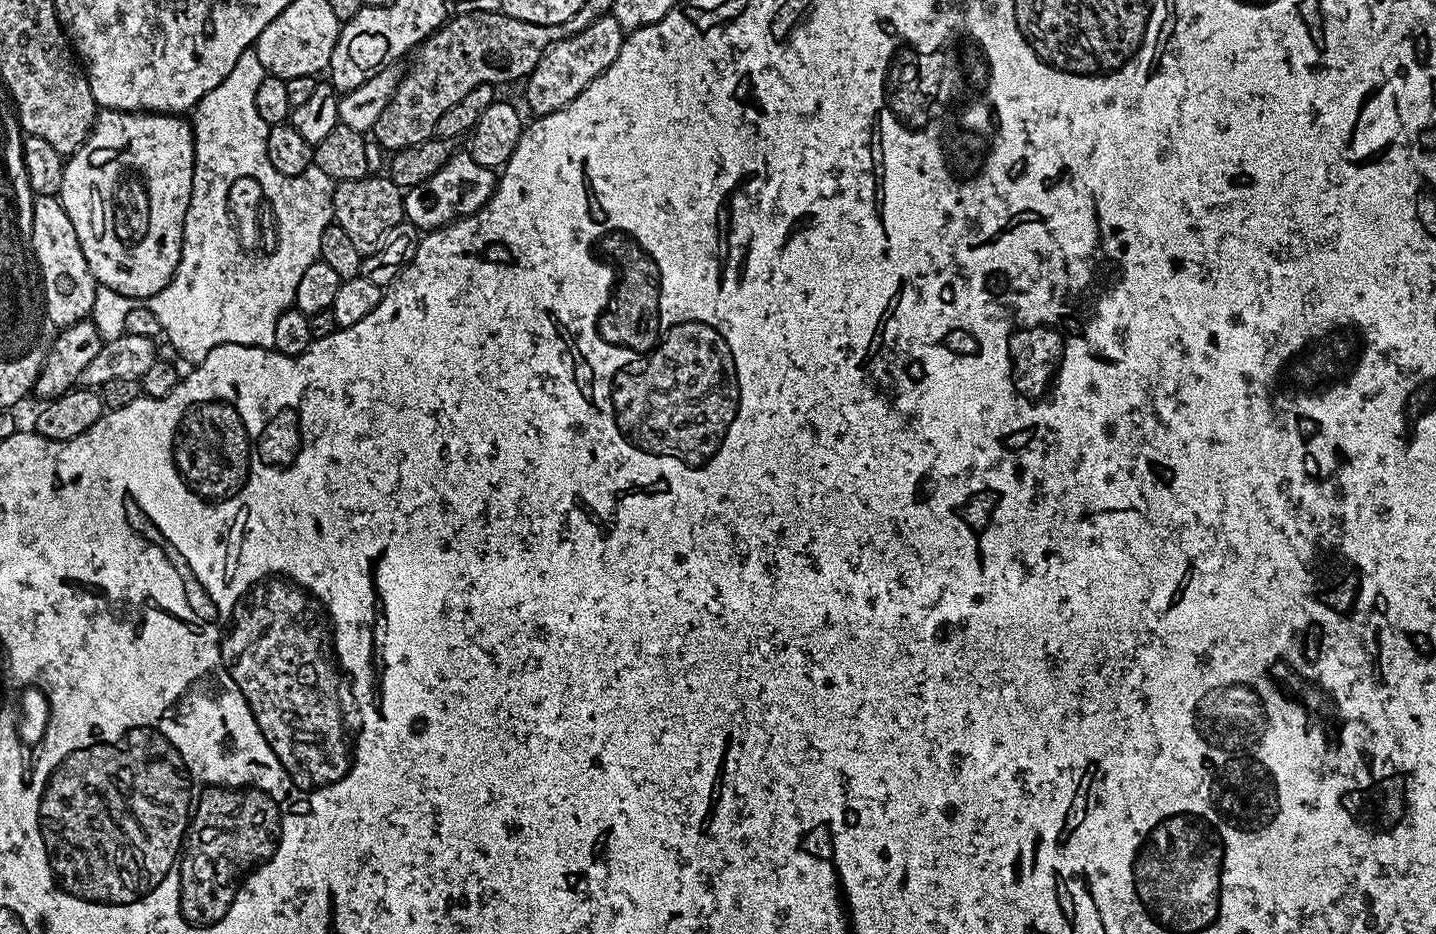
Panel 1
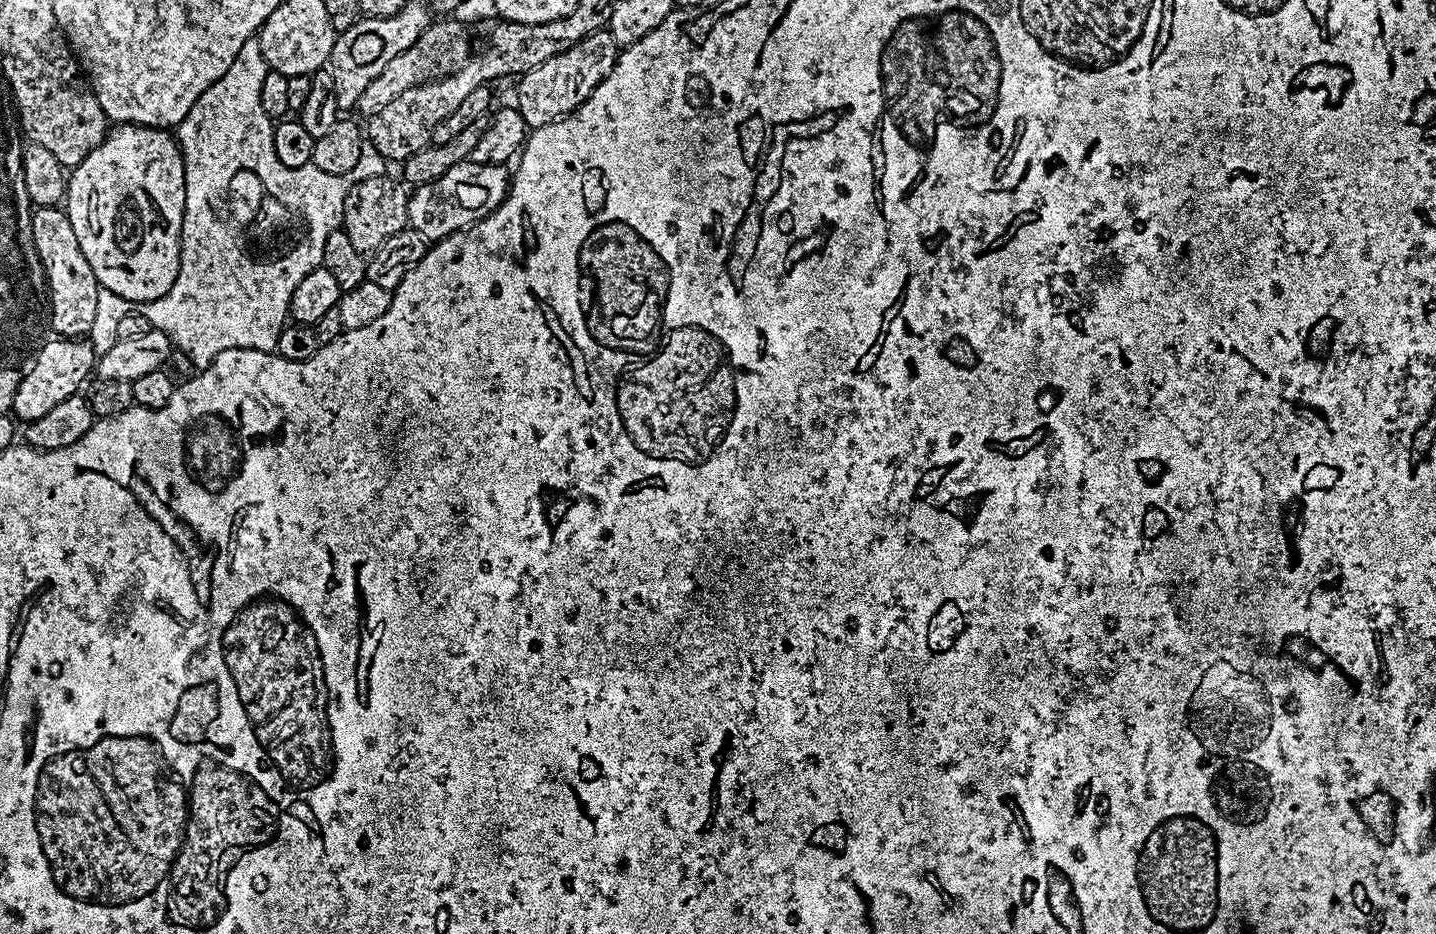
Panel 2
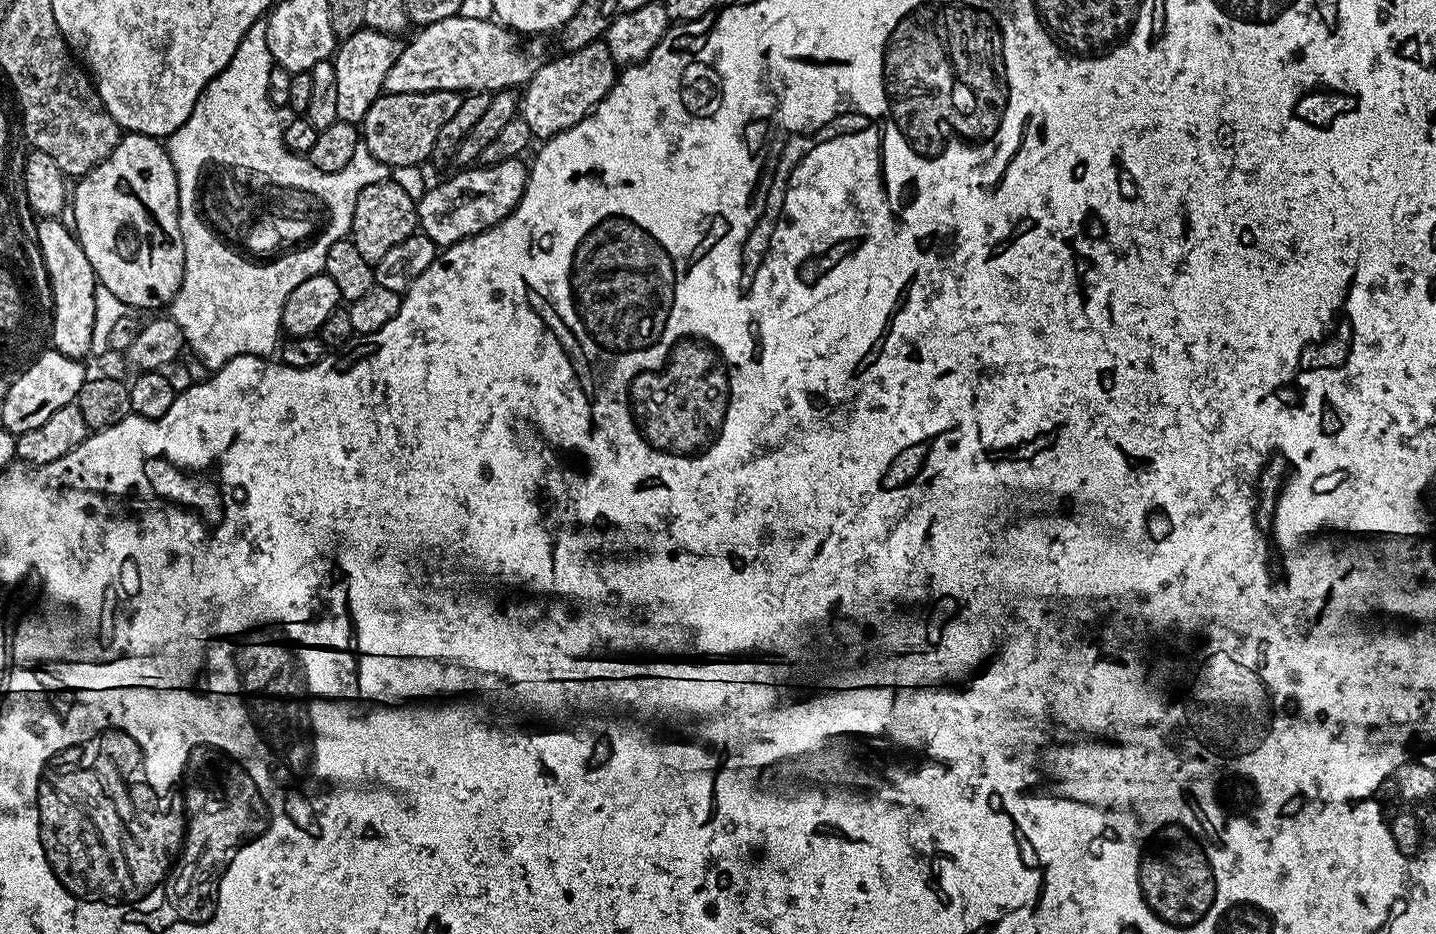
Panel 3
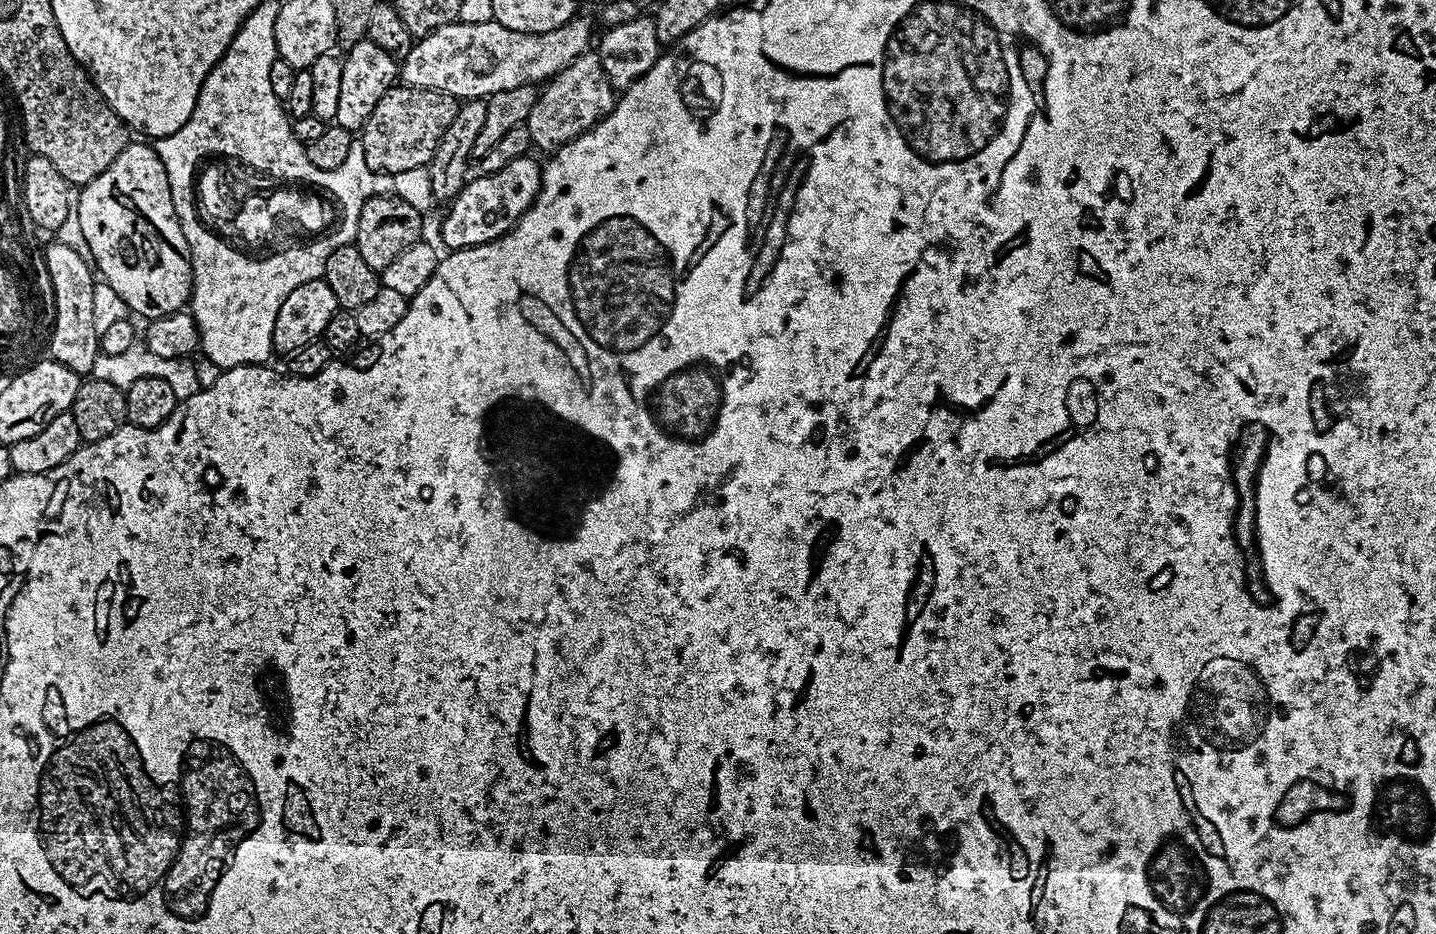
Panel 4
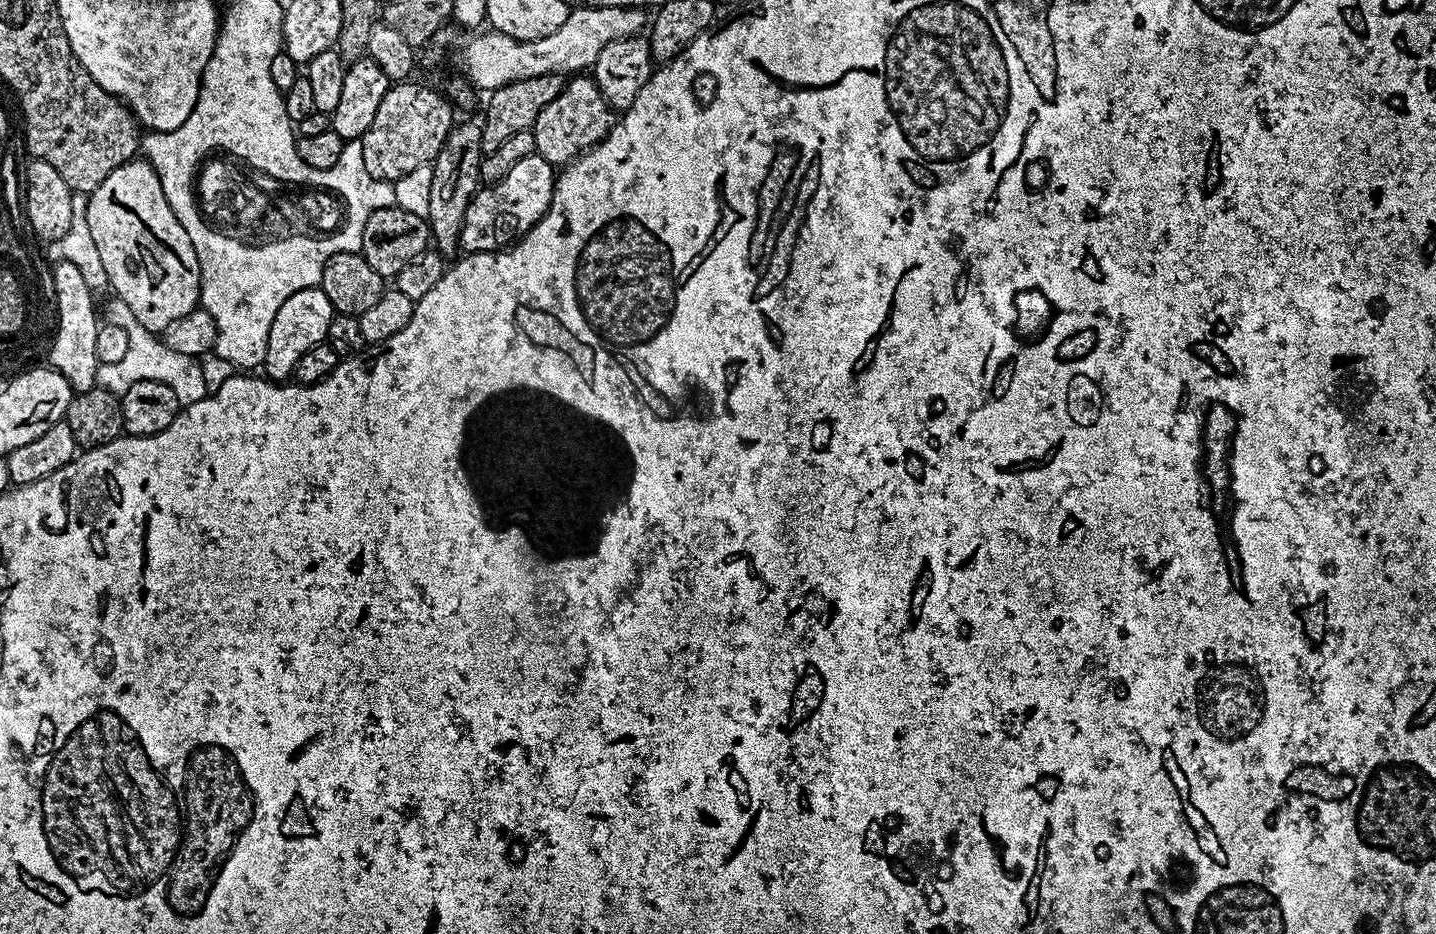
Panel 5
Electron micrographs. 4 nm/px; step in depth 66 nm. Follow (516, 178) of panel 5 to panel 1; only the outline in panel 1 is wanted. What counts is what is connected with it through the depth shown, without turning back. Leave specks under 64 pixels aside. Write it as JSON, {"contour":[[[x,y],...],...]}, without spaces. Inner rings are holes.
{"contour":[[[454,154],[446,162],[446,166],[442,166],[442,170],[434,174],[434,178],[404,192],[404,214],[407,223],[427,234],[466,216],[473,216],[488,203],[488,199],[496,190],[497,179],[497,173],[493,169],[478,166],[478,162],[474,162],[472,156]]]}

